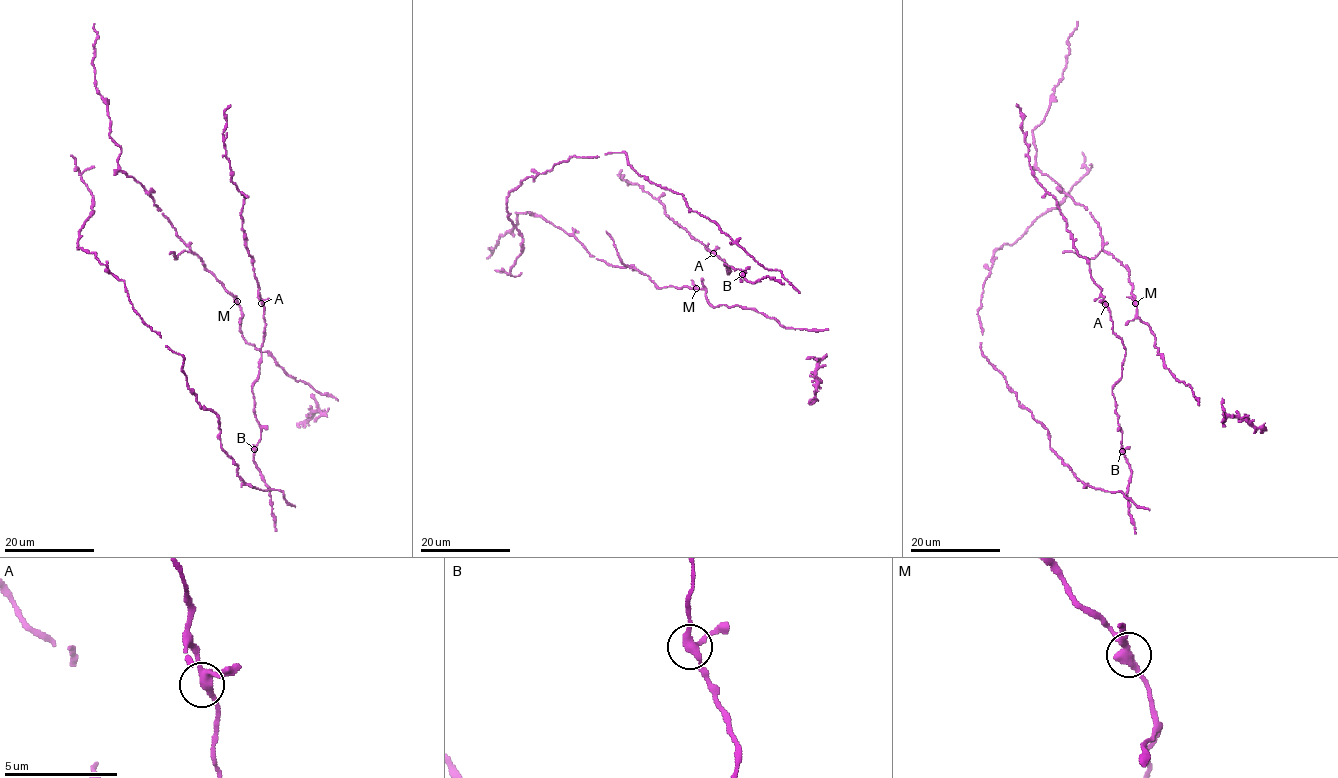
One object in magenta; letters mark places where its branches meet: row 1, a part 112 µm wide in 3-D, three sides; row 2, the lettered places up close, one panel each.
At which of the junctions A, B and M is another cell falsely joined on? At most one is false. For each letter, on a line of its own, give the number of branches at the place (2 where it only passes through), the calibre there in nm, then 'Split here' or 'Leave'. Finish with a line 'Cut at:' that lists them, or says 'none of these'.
A: Branches: 3. Thickness 280 nm. Leave
B: Branches: 3. Thickness 280 nm. Leave
M: Branches: 3. Thickness 300 nm. Leave
Cut at: none of these

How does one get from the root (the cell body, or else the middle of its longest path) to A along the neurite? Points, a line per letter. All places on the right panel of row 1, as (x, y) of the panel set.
A: (1126, 460), (1112, 390), (1121, 377), (1126, 348), (1113, 332), (1110, 311), (1105, 304)

